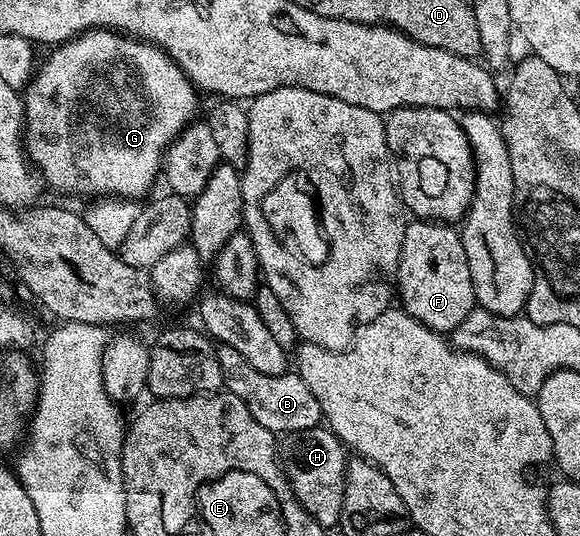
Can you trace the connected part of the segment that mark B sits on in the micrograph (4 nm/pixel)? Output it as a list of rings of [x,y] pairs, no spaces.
[[[219,345],[216,348],[216,357],[220,361],[226,392],[244,401],[257,419],[257,423],[261,423],[261,427],[265,427],[270,433],[276,435],[300,433],[306,429],[316,428],[323,421],[323,412],[317,403],[317,398],[313,395],[313,391],[309,391],[305,379],[301,379],[298,372],[264,375],[228,345]]]

